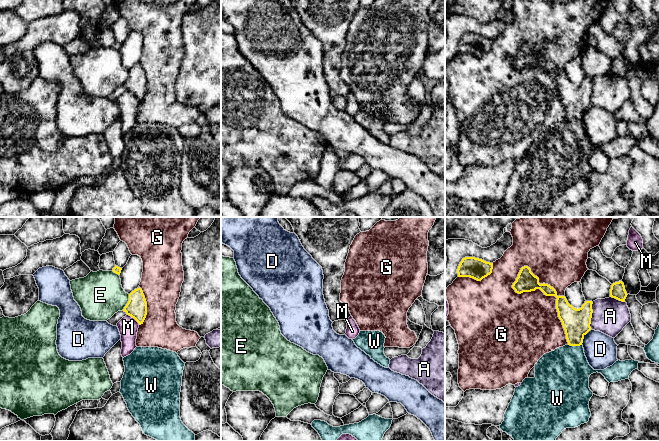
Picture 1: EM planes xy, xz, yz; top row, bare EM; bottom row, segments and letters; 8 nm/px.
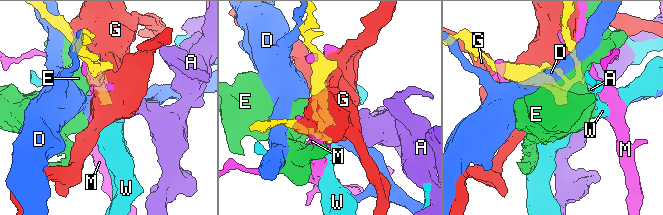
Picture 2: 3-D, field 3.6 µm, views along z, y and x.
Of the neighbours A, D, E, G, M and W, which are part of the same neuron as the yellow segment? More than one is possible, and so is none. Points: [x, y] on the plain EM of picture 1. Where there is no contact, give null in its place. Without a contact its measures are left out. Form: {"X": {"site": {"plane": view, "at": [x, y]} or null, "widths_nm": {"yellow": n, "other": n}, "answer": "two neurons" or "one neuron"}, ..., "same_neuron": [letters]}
{"A": {"site": {"plane": "yz", "at": [591, 91]}, "widths_nm": {"yellow": 220, "other": 280}, "answer": "two neurons"}, "D": {"site": {"plane": "yz", "at": [583, 113]}, "widths_nm": {"yellow": 220, "other": 260}, "answer": "two neurons"}, "E": {"site": {"plane": "xy", "at": [128, 78]}, "widths_nm": {"yellow": 160, "other": 380}, "answer": "two neurons"}, "G": {"site": {"plane": "yz", "at": [556, 73]}, "widths_nm": {"yellow": 200, "other": 420}, "answer": "two neurons"}, "M": {"site": {"plane": "xy", "at": [133, 93]}, "widths_nm": {"yellow": 160, "other": 160}, "answer": "two neurons"}, "W": {"site": {"plane": "yz", "at": [574, 121]}, "widths_nm": {"yellow": 220, "other": 420}, "answer": "one neuron"}, "same_neuron": ["W"]}

